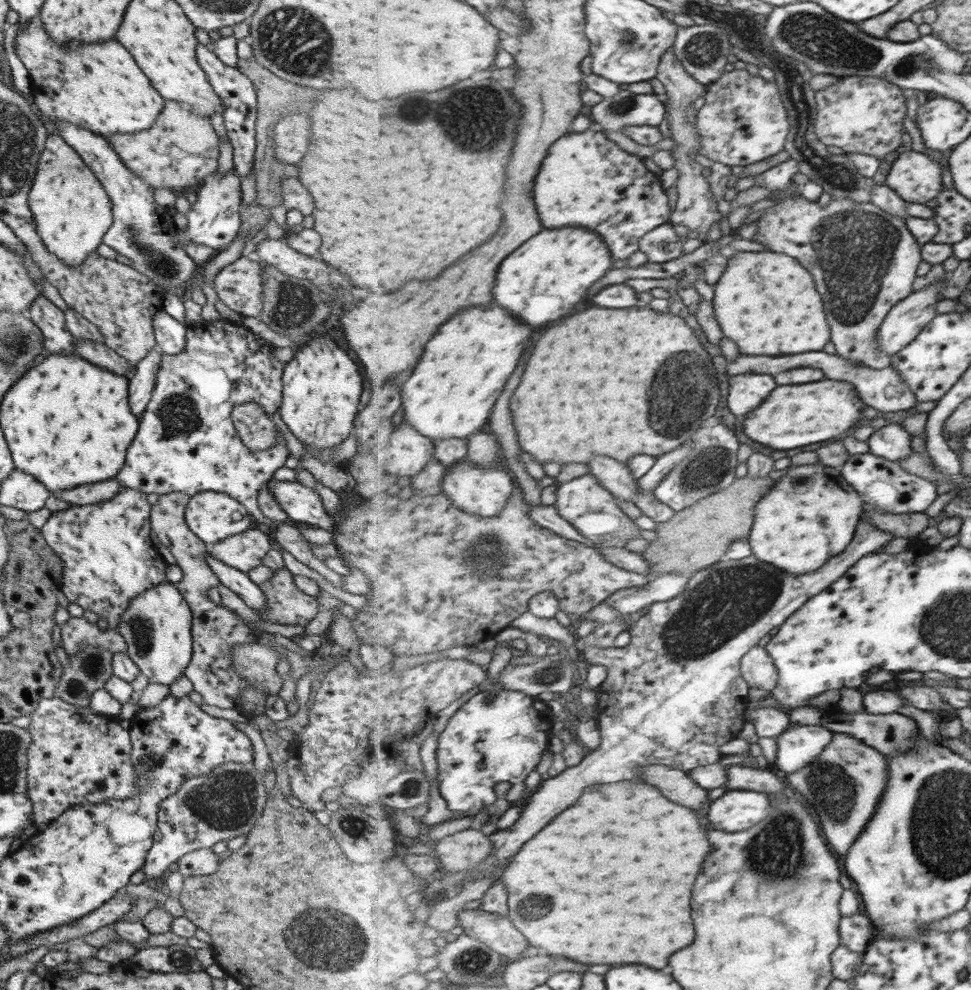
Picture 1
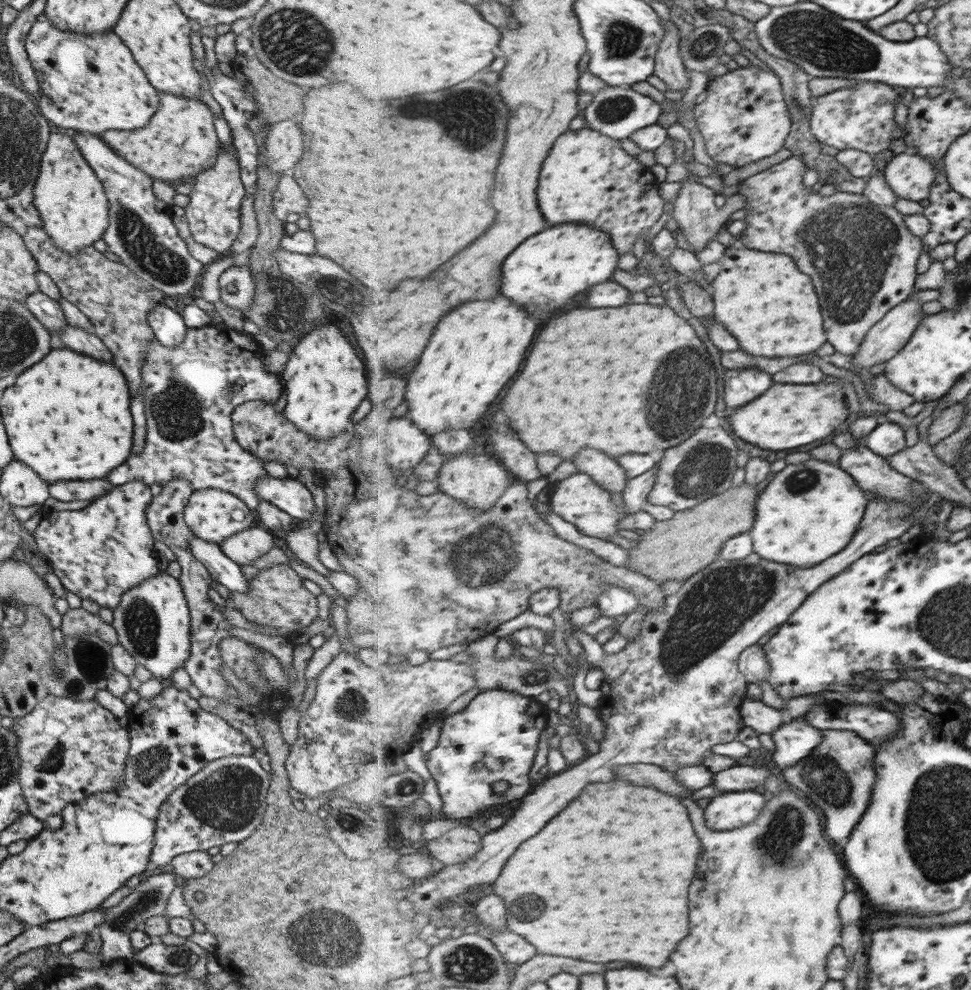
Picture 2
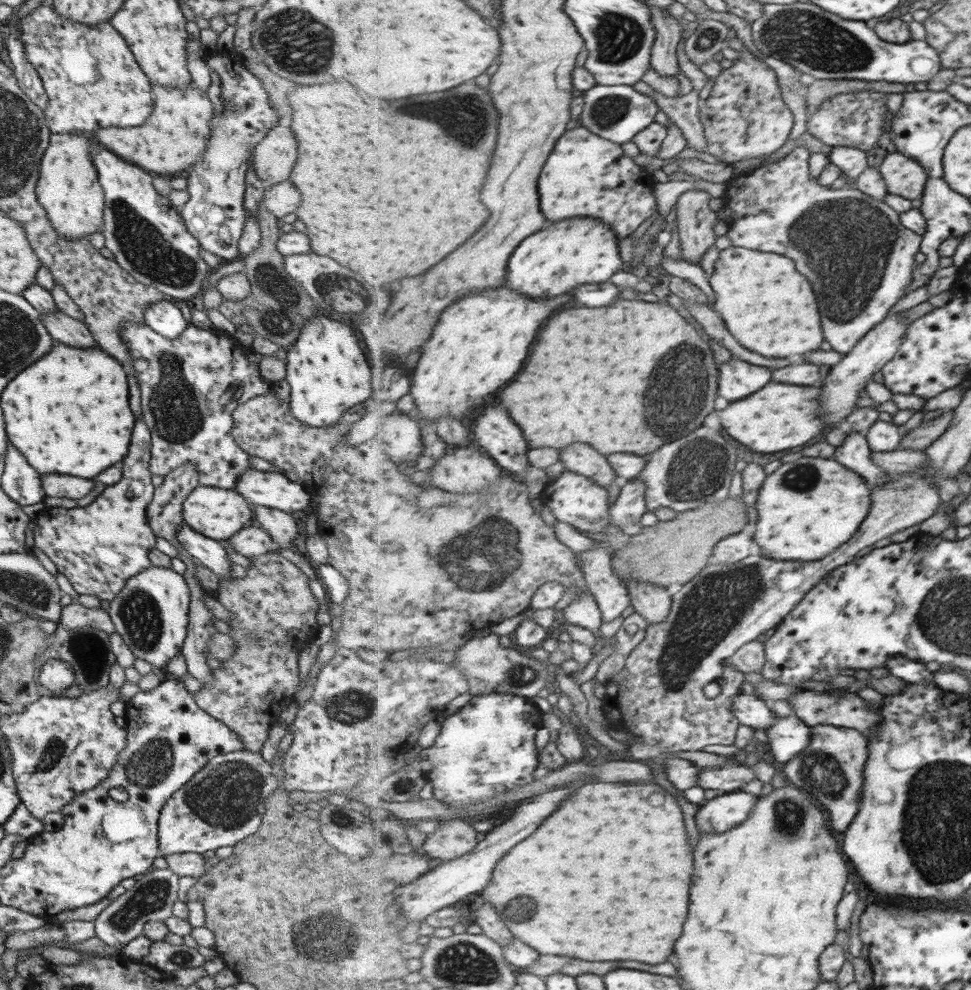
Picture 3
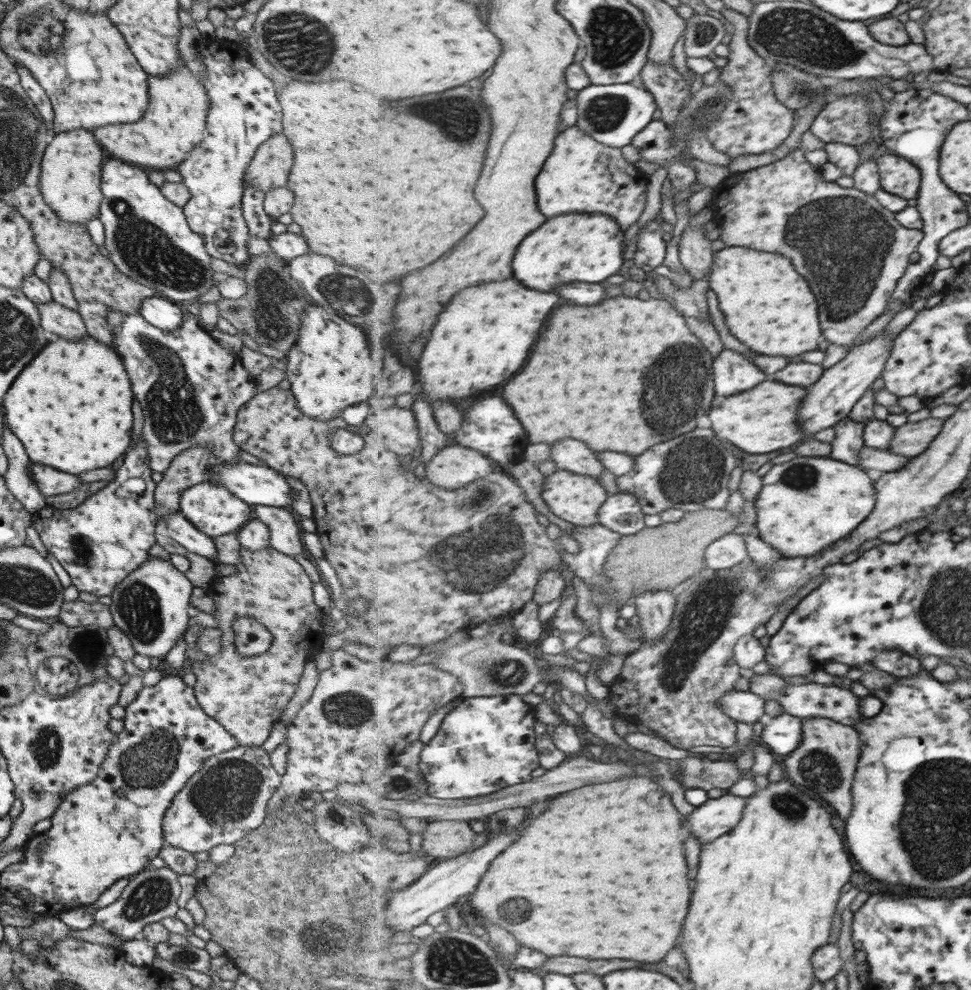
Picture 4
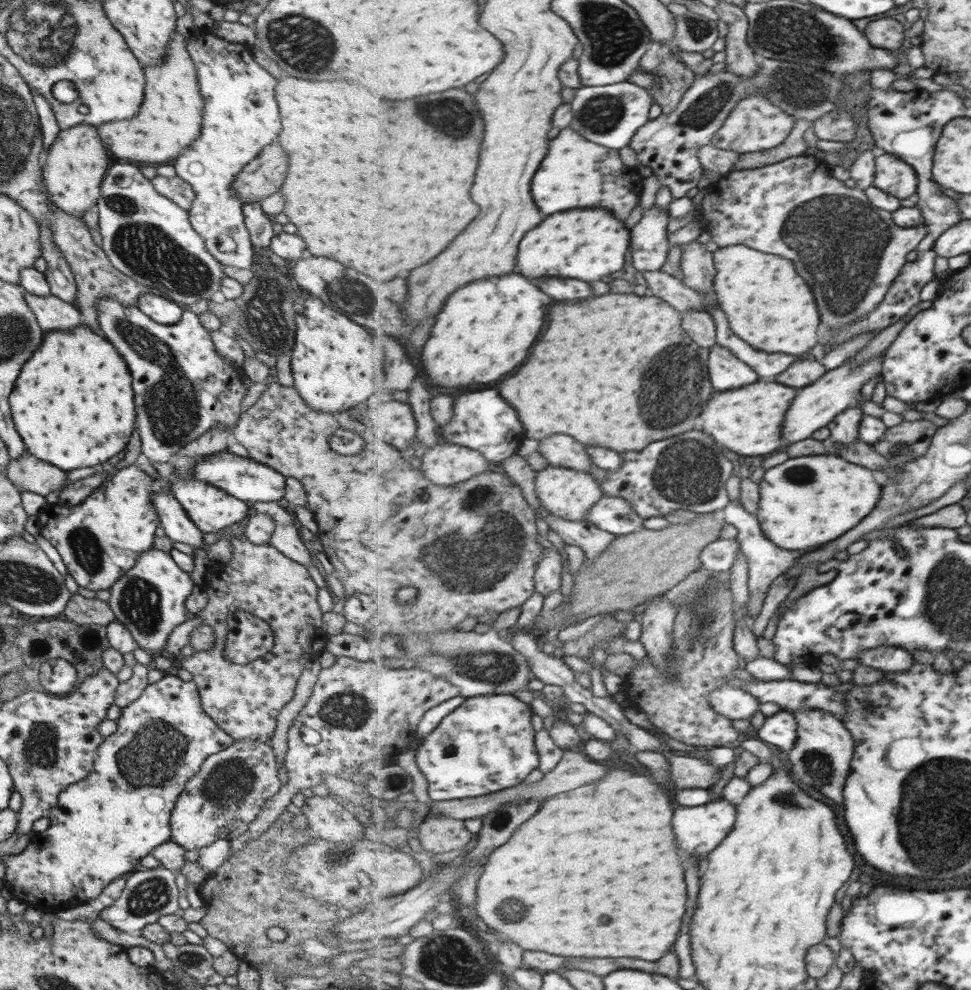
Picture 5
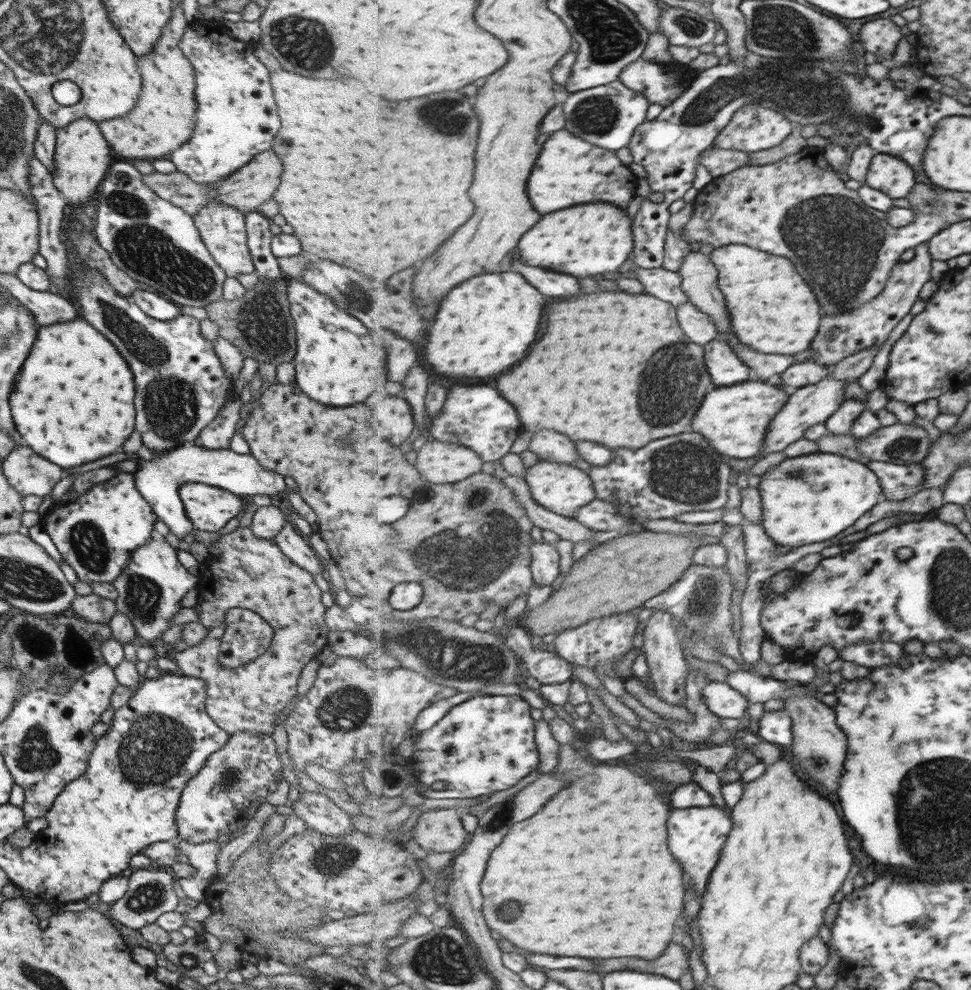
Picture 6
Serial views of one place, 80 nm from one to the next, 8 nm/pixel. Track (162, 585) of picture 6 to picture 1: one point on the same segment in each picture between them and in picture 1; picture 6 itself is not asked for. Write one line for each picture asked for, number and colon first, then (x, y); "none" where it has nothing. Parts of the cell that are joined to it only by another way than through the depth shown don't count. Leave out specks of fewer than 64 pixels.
1: (155, 625)
2: (151, 621)
3: (150, 613)
4: (150, 605)
5: (148, 599)

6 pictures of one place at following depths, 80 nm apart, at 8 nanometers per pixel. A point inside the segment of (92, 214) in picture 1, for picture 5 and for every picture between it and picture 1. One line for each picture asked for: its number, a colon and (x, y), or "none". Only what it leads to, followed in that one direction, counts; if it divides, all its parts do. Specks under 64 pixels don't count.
2: (69, 199)
3: (67, 189)
4: (69, 180)
5: (72, 169)

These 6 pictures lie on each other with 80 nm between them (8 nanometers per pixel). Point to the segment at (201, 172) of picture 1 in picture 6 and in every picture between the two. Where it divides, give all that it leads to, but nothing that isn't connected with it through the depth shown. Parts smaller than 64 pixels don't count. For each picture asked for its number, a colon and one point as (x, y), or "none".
2: (179, 141)
3: (172, 138)
4: (173, 124)
5: (168, 121)
6: (163, 117)

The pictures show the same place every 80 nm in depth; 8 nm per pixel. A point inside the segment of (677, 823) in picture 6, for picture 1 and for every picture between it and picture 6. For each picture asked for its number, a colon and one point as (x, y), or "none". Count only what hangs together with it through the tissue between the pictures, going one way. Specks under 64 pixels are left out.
1: (739, 810)
2: (727, 811)
3: (726, 811)
4: (710, 821)
5: (700, 829)

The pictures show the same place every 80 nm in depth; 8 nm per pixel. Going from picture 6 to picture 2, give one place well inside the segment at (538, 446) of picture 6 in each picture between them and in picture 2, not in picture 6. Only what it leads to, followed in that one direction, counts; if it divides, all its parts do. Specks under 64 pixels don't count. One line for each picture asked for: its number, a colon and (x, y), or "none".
2: (607, 472)
3: (583, 459)
4: (573, 455)
5: (561, 451)

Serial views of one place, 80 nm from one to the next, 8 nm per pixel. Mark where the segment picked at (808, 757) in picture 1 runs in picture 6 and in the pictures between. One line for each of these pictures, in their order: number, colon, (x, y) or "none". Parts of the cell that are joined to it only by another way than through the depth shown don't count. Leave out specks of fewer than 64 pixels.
2: (794, 742)
3: (788, 736)
4: (783, 734)
5: (780, 731)
6: (775, 727)

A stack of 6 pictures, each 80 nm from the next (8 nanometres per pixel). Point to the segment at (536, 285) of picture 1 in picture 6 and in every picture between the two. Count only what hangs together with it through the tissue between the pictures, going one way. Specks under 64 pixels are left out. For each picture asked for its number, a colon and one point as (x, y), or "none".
2: (546, 273)
3: (569, 253)
4: (576, 247)
5: (589, 243)
6: (596, 238)

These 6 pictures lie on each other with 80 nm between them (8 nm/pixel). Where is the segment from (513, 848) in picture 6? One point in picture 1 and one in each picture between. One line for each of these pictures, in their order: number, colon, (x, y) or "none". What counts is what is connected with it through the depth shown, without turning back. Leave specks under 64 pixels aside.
1: (597, 865)
2: (599, 862)
3: (606, 838)
4: (570, 867)
5: (597, 871)

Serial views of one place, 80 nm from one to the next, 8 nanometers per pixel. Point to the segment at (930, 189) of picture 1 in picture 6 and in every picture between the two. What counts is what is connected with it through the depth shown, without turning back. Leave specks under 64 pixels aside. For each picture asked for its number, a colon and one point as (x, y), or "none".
2: (911, 176)
3: (906, 177)
4: (899, 176)
5: (897, 177)
6: (891, 174)

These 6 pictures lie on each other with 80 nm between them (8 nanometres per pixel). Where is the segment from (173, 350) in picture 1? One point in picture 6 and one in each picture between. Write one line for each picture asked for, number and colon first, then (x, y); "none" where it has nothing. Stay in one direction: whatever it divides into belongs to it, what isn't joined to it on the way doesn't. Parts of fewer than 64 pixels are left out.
2: (168, 328)
3: (162, 317)
4: (160, 312)
5: (160, 310)
6: (152, 305)

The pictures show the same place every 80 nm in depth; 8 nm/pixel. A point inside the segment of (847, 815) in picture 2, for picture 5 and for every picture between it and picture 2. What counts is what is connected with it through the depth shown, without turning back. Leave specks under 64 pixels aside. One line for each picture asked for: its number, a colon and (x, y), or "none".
3: (831, 769)
4: (825, 764)
5: (821, 759)

